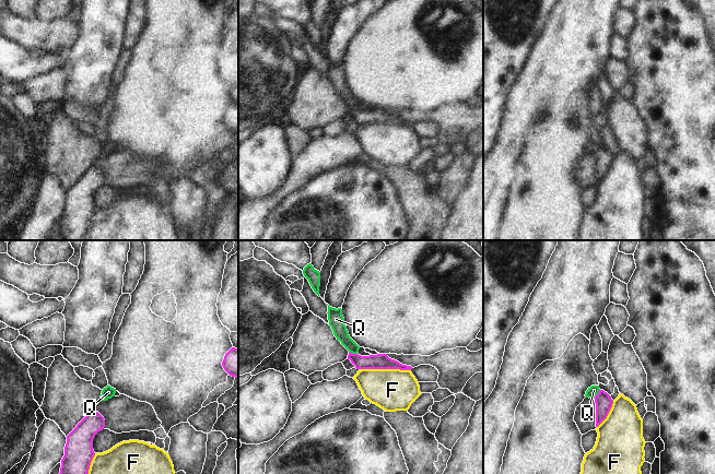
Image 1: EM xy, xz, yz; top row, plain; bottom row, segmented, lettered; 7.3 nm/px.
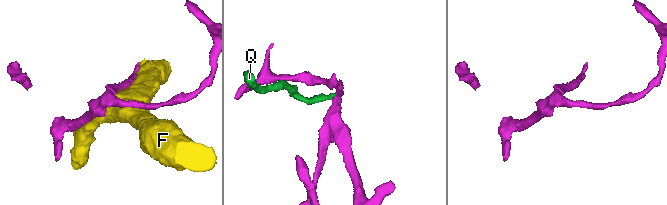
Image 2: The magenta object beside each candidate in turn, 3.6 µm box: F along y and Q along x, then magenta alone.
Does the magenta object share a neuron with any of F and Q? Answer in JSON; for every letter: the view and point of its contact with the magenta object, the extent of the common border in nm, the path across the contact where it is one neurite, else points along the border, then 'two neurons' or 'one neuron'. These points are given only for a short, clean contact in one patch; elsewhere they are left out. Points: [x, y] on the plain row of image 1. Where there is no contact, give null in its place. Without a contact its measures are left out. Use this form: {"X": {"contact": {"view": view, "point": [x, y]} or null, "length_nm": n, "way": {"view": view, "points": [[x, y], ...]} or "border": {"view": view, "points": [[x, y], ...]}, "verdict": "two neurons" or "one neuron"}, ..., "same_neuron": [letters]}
{"F": {"contact": {"view": "xz", "point": [386, 123]}, "length_nm": 360, "verdict": "two neurons"}, "Q": {"contact": {"view": "yz", "point": [598, 149]}, "length_nm": 80, "way": {"view": "yz", "points": [[604, 157], [598, 149], [594, 145]]}, "verdict": "one neuron"}, "same_neuron": ["Q"]}

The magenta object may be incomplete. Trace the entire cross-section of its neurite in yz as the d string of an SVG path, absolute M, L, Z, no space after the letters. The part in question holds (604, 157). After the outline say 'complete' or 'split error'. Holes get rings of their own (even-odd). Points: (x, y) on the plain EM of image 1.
M591 141L585 150L586 153L594 154L596 158L596 182L598 182L608 171L613 155L611 152L599 144L599 141Z | split error

